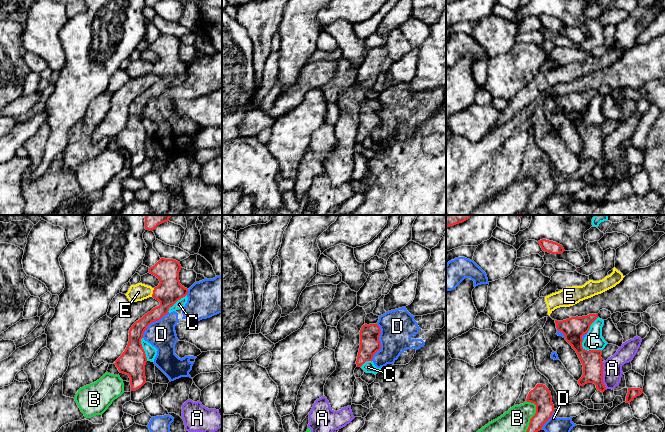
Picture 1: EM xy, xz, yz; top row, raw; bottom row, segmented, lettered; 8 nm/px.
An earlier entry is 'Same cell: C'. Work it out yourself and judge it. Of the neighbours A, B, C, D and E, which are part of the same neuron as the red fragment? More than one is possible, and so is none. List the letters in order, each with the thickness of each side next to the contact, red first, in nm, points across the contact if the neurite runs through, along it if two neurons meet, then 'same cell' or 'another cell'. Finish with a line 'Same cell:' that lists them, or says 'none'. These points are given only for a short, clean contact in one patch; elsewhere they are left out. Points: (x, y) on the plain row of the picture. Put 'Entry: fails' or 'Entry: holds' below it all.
A: 160 nm thick on the red side, 160 nm on the other; another cell
B: 160 nm thick on the red side, 280 nm on the other; another cell
C: 180 nm thick on the red side, 140 nm on the other; another cell
D: 160 nm thick on the red side, 280 nm on the other; another cell
E: 200 nm thick on the red side, 140 nm on the other; border along xy (154, 64), (151, 72); another cell
Same cell: none
Entry: fails

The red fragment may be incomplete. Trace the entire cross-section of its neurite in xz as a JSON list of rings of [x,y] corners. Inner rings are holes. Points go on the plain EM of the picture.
[[[365,100],[360,106],[360,124],[357,132],[357,143],[361,143],[366,137],[372,137],[373,131],[381,126],[379,112],[381,105],[377,100]]]

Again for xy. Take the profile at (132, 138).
[[[161,34],[149,44],[149,49],[156,52],[160,57],[152,70],[152,73],[158,76],[160,81],[132,101],[129,106],[128,121],[114,139],[120,149],[129,152],[131,167],[138,166],[146,159],[145,141],[147,133],[141,120],[145,106],[152,98],[160,96],[169,89],[169,84],[188,69],[188,65],[182,62],[179,57],[181,44],[180,38],[165,34]]]

